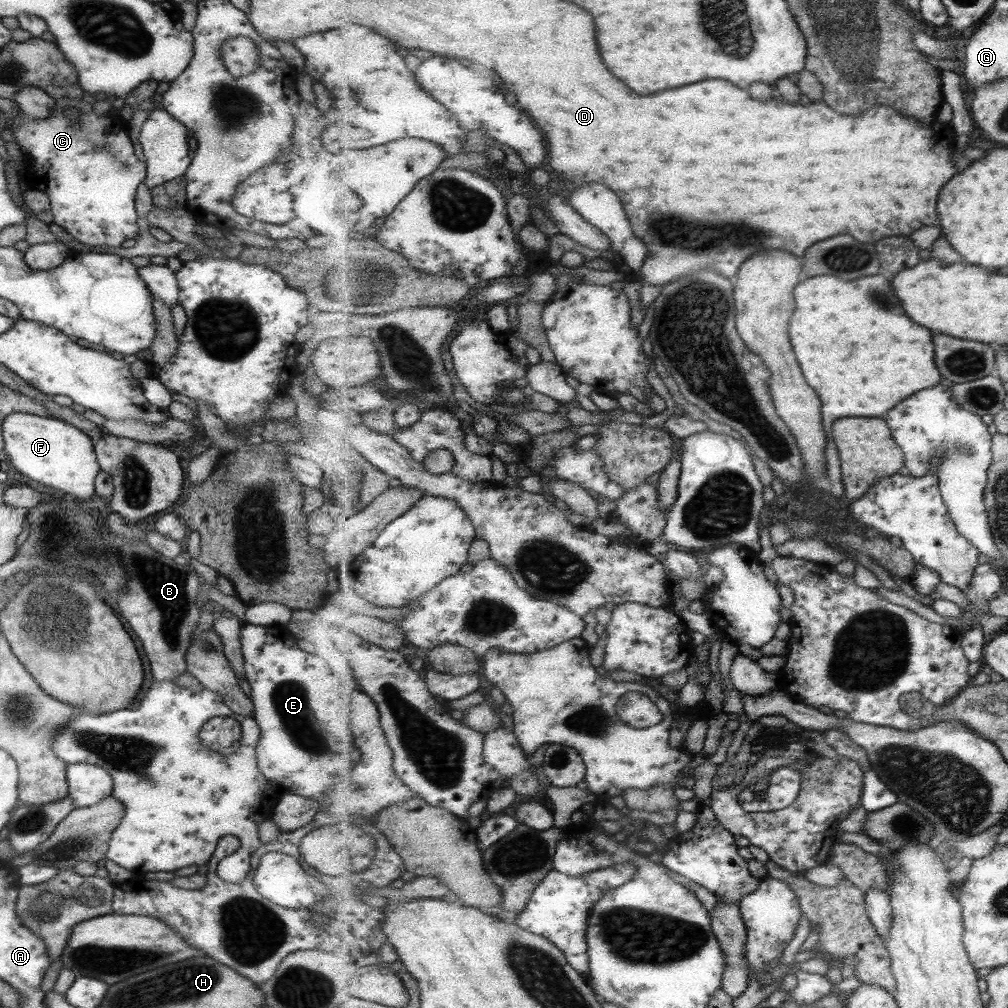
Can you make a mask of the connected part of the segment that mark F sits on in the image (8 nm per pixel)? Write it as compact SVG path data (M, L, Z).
M14 412L3 418L1 435L3 438L2 449L7 458L6 462L11 470L19 472L24 480L41 482L43 486L51 486L51 490L65 492L67 498L75 498L75 500L89 500L93 496L94 478L100 468L91 440L82 431L51 416L45 418L34 414Z

